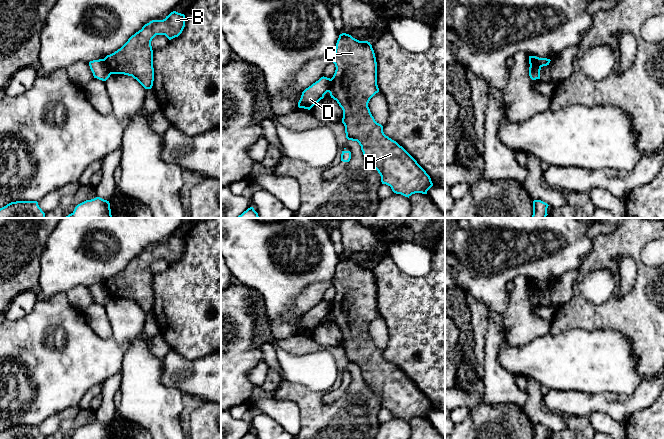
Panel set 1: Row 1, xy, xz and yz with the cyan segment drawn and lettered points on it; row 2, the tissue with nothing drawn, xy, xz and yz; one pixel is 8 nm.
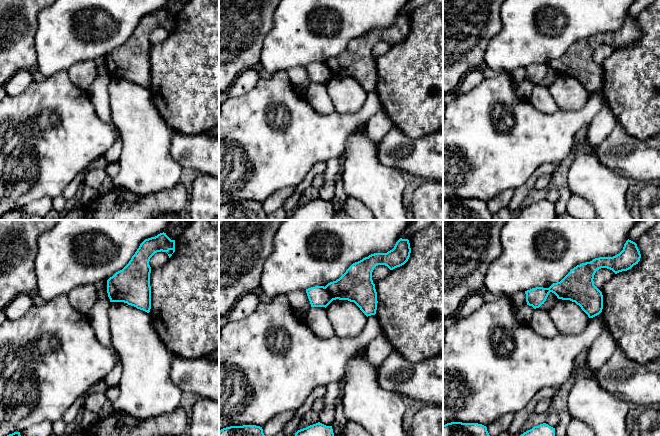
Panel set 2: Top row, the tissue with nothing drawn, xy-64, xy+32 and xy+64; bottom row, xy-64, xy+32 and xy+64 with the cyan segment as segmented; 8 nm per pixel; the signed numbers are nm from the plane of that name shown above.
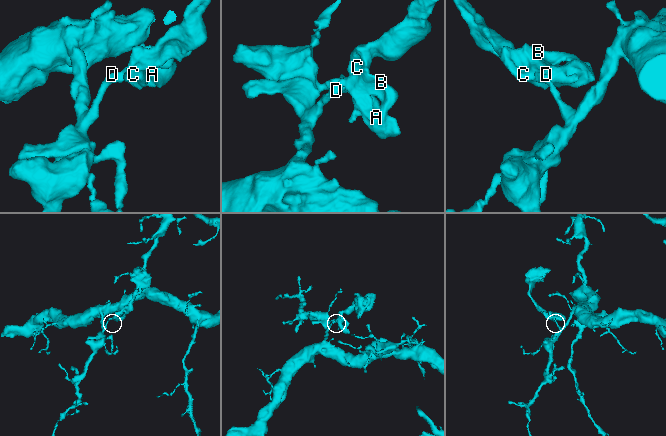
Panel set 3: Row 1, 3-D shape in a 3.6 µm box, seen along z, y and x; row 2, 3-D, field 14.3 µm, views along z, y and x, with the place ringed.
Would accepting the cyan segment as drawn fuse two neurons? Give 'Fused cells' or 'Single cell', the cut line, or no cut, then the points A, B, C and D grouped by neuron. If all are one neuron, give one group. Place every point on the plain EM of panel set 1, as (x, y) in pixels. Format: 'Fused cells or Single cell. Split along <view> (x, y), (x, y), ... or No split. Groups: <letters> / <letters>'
Fused cells. Split along xy (103, 283), (111, 297). Groups: A B C / D

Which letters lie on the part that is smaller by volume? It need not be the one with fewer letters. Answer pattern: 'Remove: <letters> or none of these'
Remove: A, B, C

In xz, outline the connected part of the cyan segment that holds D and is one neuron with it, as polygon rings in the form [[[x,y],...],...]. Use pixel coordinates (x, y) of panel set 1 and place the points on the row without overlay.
[[[324,300],[321,301],[302,316],[298,331],[310,334],[315,328],[324,322],[324,319],[329,315],[330,310],[331,303]]]

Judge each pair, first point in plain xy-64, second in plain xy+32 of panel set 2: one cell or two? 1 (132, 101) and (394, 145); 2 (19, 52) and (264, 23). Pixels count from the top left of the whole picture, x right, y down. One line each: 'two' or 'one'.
1: two
2: one

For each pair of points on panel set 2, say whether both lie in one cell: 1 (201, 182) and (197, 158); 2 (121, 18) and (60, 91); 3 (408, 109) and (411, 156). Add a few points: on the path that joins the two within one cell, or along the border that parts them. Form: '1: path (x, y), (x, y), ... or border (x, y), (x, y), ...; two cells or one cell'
1: border (198, 172), (208, 175); two cells
2: border (66, 70), (60, 70), (44, 78); two cells
3: border (394, 125), (413, 138), (423, 137), (432, 133); two cells

